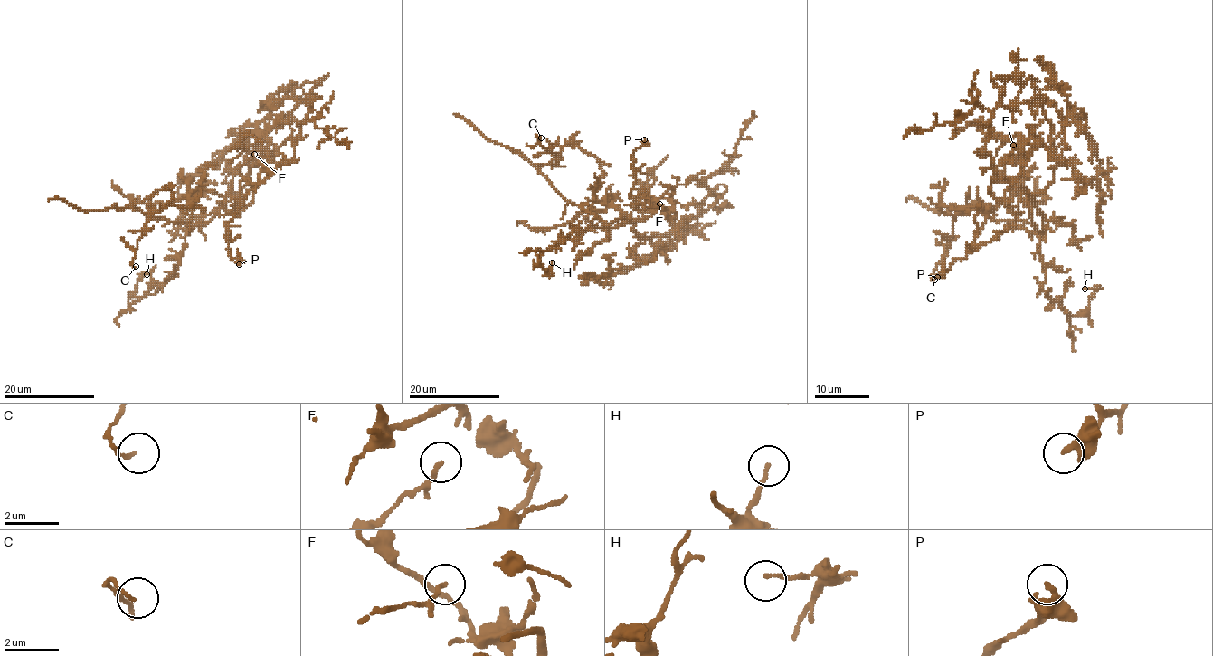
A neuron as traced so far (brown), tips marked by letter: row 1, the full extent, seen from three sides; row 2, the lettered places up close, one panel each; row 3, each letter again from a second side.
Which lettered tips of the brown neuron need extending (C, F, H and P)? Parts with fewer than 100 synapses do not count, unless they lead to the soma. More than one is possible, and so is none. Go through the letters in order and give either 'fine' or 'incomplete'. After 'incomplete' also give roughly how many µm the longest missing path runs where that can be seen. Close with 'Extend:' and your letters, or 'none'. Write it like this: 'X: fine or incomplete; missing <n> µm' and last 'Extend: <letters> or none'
C: fine
F: fine
H: fine
P: fine
Extend: none

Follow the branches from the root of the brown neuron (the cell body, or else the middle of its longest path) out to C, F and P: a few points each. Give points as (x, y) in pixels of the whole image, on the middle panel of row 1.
C: (639, 237), (630, 218), (594, 200), (603, 174), (600, 162), (570, 143), (551, 153), (536, 135), (541, 137)
F: (639, 237), (667, 235), (696, 223), (709, 190), (690, 179), (670, 187), (644, 210), (659, 204)
P: (639, 237), (634, 223), (659, 209), (639, 205), (630, 195), (635, 183), (633, 153), (644, 139)

